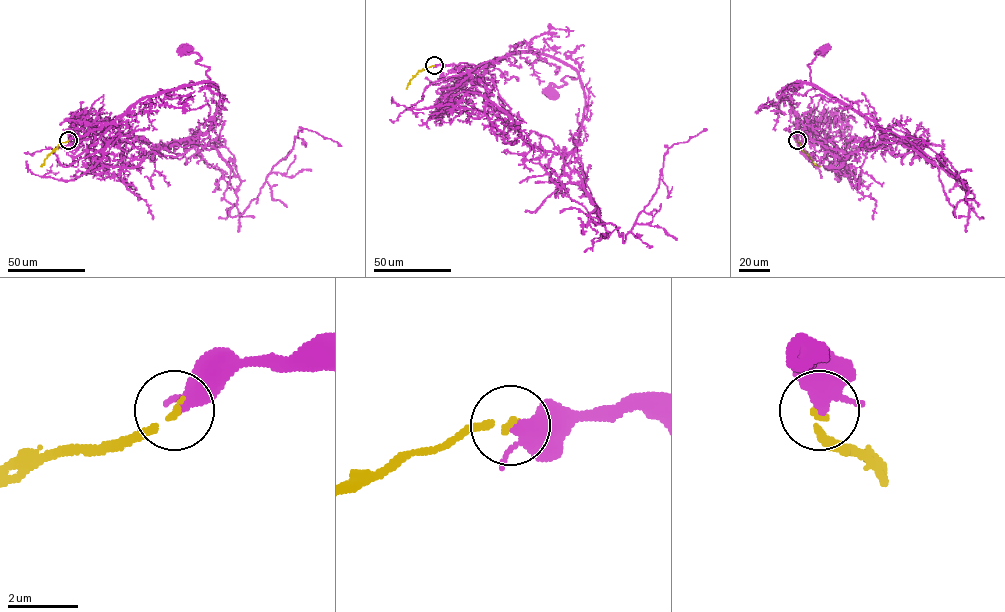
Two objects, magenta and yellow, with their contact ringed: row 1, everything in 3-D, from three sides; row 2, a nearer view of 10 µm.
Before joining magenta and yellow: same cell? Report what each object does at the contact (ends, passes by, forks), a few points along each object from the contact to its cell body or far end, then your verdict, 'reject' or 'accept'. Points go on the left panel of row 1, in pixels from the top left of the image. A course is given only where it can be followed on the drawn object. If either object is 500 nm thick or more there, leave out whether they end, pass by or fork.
magenta passes by; yellow ends; course magenta (68, 140), (101, 129), (145, 98), (212, 83), (209, 69), (196, 63), (200, 56), (185, 49); course yellow (68, 140), (53, 150), (41, 166); accept

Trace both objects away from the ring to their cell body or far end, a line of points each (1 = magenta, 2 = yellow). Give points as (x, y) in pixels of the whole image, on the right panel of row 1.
1: (797, 140), (794, 110), (784, 92), (793, 83), (811, 81), (807, 65), (824, 49)
2: (797, 140), (814, 163), (820, 166)

